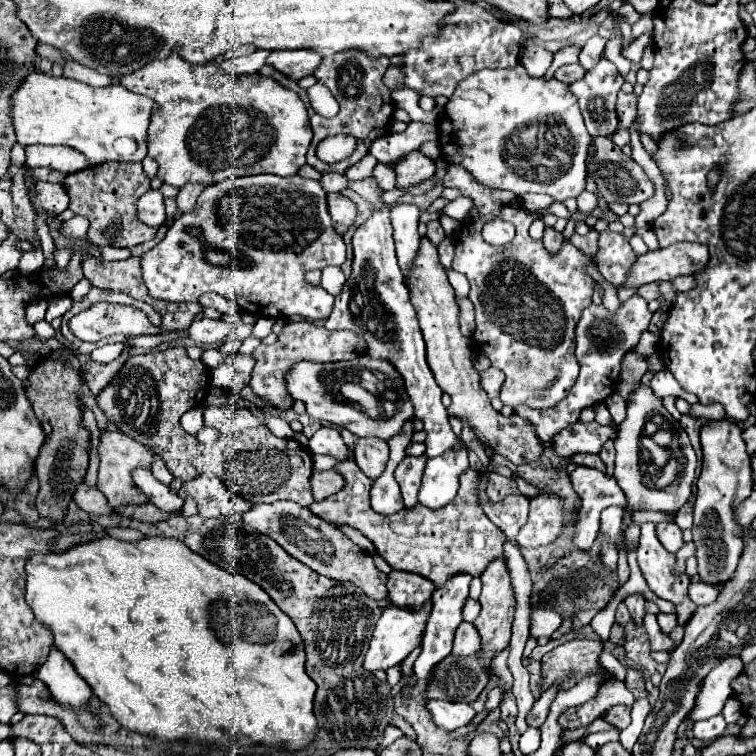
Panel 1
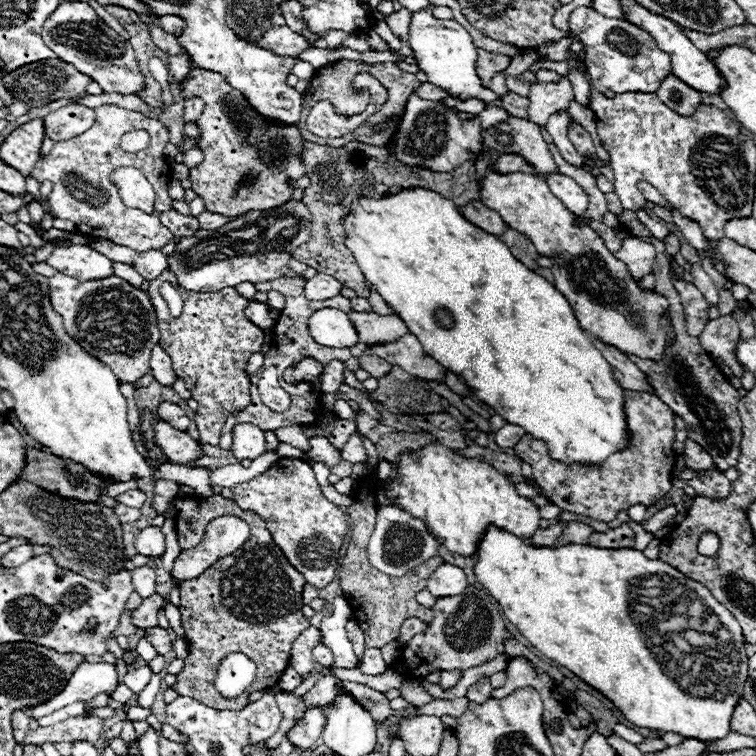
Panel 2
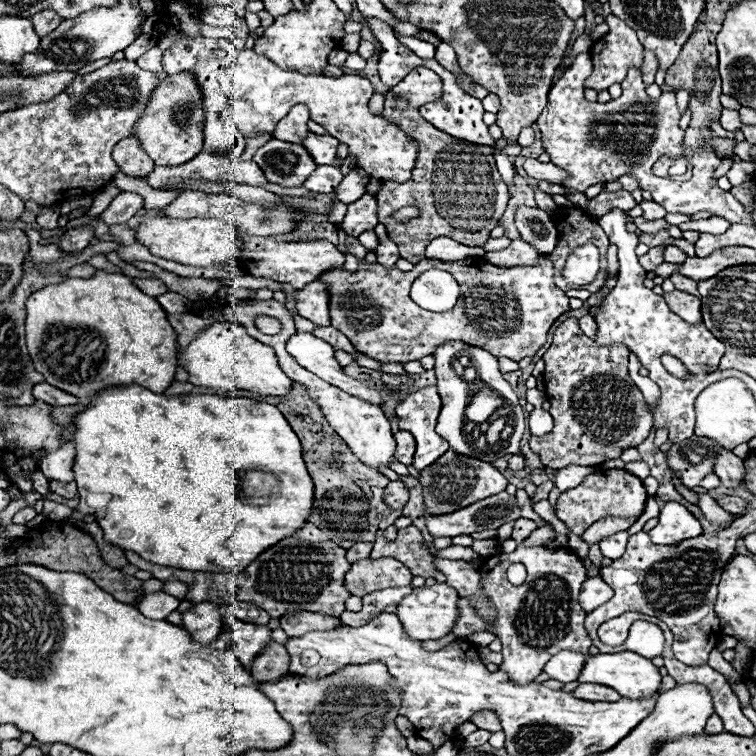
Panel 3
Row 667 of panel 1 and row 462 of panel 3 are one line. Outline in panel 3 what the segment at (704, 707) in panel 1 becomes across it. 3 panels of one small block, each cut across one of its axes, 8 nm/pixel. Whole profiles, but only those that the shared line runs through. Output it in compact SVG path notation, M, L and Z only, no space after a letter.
M722 448L714 464L714 474L722 480L726 488L740 488L744 474L746 474L744 462L738 456L734 456L730 450Z

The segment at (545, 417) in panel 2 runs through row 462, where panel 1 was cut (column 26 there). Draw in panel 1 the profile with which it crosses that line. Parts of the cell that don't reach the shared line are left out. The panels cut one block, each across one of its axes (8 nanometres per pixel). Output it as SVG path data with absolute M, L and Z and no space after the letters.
M100 538L88 544L74 546L64 554L48 554L48 556L32 556L26 564L26 602L32 608L38 622L48 626L54 634L54 644L64 652L64 656L72 662L76 672L84 678L84 682L92 688L92 692L104 702L116 722L130 730L150 736L158 742L196 742L208 744L231 754L231 745L284 746L288 752L302 750L310 746L318 732L316 716L314 716L314 694L316 684L304 670L304 642L294 626L294 622L272 602L272 598L254 582L244 576L236 576L224 572L222 568L210 564L196 552L192 552L186 544L174 538L144 538L138 542L122 542L114 538Z

